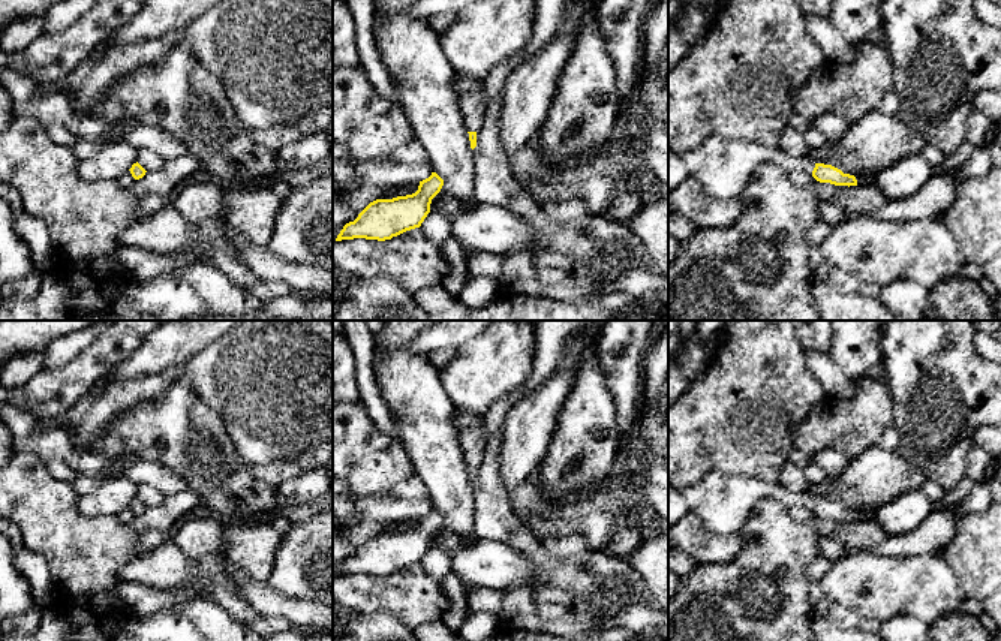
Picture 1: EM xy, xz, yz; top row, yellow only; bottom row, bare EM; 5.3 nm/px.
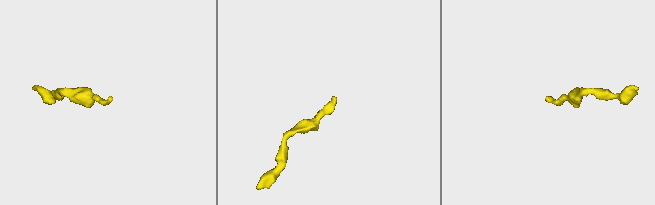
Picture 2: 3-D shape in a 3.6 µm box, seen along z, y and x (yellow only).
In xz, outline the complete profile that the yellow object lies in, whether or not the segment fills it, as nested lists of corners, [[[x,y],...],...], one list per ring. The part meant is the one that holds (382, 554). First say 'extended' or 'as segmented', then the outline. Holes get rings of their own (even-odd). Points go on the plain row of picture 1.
as segmented; [[[432,508],[429,514],[420,517],[418,526],[412,530],[370,538],[354,557],[343,562],[336,577],[354,574],[385,577],[420,563],[442,521],[444,515]]]

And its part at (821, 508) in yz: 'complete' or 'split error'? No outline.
split error

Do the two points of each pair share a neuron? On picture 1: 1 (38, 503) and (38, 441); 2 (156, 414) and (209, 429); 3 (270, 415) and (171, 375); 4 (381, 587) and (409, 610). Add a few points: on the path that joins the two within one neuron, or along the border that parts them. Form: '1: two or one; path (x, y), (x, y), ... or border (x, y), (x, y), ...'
1: two; border (15, 450), (36, 453), (45, 462)
2: one; path (170, 427), (195, 429)
3: one; path (246, 391), (230, 375), (195, 373)
4: one; path (388, 593), (393, 593), (402, 602)

